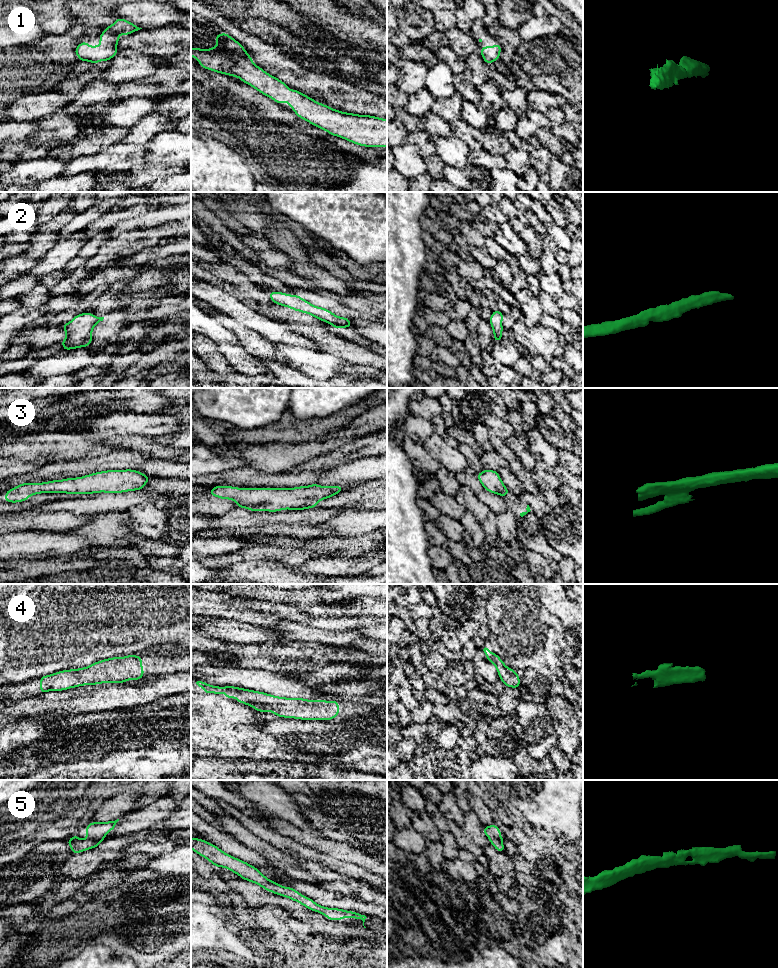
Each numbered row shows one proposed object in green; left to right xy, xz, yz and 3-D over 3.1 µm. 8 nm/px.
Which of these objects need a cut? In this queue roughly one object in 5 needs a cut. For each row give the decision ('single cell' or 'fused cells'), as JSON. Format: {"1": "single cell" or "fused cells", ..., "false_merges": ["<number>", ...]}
{"1": "single cell", "2": "single cell", "3": "single cell", "4": "single cell", "5": "single cell", "false_merges": []}

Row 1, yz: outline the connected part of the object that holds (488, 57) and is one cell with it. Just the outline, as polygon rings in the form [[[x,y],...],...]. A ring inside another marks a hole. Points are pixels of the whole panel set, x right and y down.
[[[497,43],[495,46],[481,47],[481,55],[487,64],[490,64],[500,58],[501,45]]]

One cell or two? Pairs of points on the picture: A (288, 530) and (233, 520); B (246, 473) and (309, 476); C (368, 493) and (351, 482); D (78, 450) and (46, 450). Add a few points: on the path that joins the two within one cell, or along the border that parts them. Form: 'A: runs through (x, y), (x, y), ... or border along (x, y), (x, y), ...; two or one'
A: border along (275, 522), (269, 525), (244, 526), (241, 528); two
B: runs through (262, 480), (293, 479); one
C: border along (368, 481), (350, 490), (343, 491); two
D: runs through (70, 450), (54, 450); one

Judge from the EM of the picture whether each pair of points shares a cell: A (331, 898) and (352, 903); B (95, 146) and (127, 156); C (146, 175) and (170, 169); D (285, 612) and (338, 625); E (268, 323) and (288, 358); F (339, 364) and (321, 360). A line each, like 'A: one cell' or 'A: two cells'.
A: one cell
B: two cells
C: one cell
D: one cell
E: two cells
F: one cell

